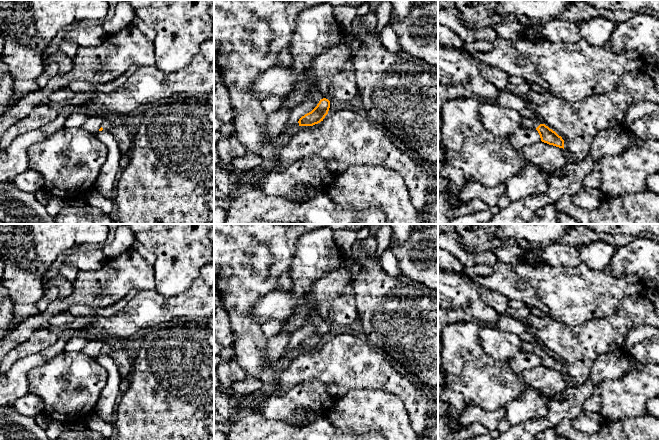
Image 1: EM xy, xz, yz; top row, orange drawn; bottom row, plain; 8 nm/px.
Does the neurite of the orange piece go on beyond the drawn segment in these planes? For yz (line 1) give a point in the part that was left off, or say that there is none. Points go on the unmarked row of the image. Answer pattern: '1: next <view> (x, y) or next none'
1: next none

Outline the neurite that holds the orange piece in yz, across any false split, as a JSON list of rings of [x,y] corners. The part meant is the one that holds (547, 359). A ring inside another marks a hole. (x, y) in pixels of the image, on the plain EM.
[[[540,348],[536,354],[538,355],[542,366],[564,373],[564,364],[562,361],[548,350]]]

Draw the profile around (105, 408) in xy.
[[[102,354],[98,355],[95,359],[98,364],[105,368],[108,377],[107,383],[101,391],[92,415],[98,416],[106,422],[113,424],[116,415],[117,397],[120,393],[122,378],[117,365],[110,356]]]

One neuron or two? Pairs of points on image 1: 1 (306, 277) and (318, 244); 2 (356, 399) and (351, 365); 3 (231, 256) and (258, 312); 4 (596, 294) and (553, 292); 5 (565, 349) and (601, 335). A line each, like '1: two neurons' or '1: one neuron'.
1: one neuron
2: two neurons
3: two neurons
4: one neuron
5: one neuron

